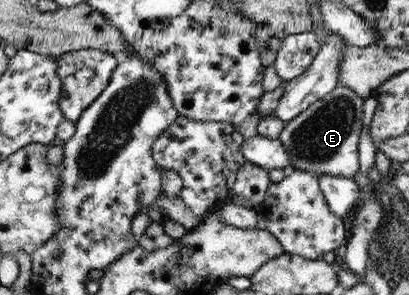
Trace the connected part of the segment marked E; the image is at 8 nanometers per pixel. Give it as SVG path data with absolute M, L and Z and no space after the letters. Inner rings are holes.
M337 86L332 92L308 105L296 118L288 121L280 134L279 140L288 156L292 170L310 173L320 177L340 176L354 179L359 172L359 145L363 132L363 97L349 88Z

